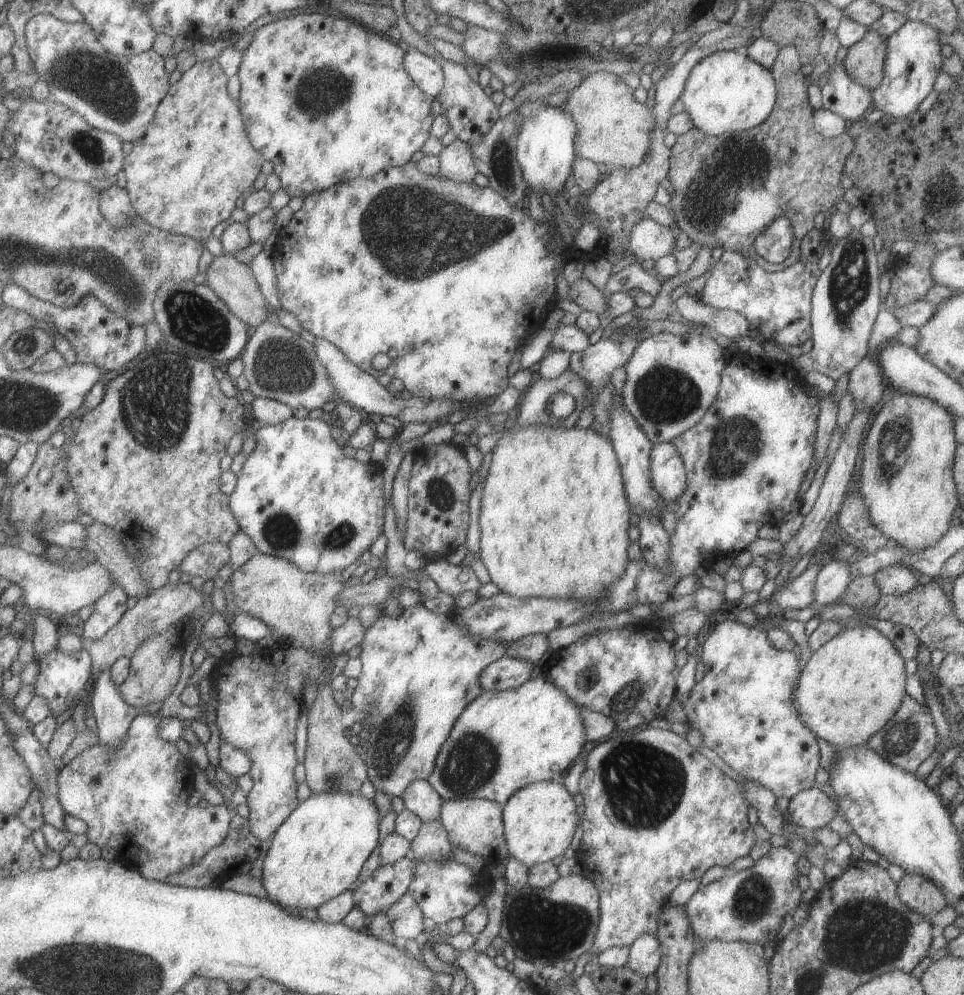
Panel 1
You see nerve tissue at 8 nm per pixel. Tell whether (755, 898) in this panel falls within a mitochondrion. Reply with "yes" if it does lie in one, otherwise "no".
yes

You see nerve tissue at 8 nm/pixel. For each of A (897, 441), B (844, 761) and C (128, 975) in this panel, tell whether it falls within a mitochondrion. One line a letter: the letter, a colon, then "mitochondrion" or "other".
A: mitochondrion
B: other
C: mitochondrion

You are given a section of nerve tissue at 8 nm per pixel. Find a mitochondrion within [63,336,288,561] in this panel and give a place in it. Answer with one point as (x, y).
(154, 401)

